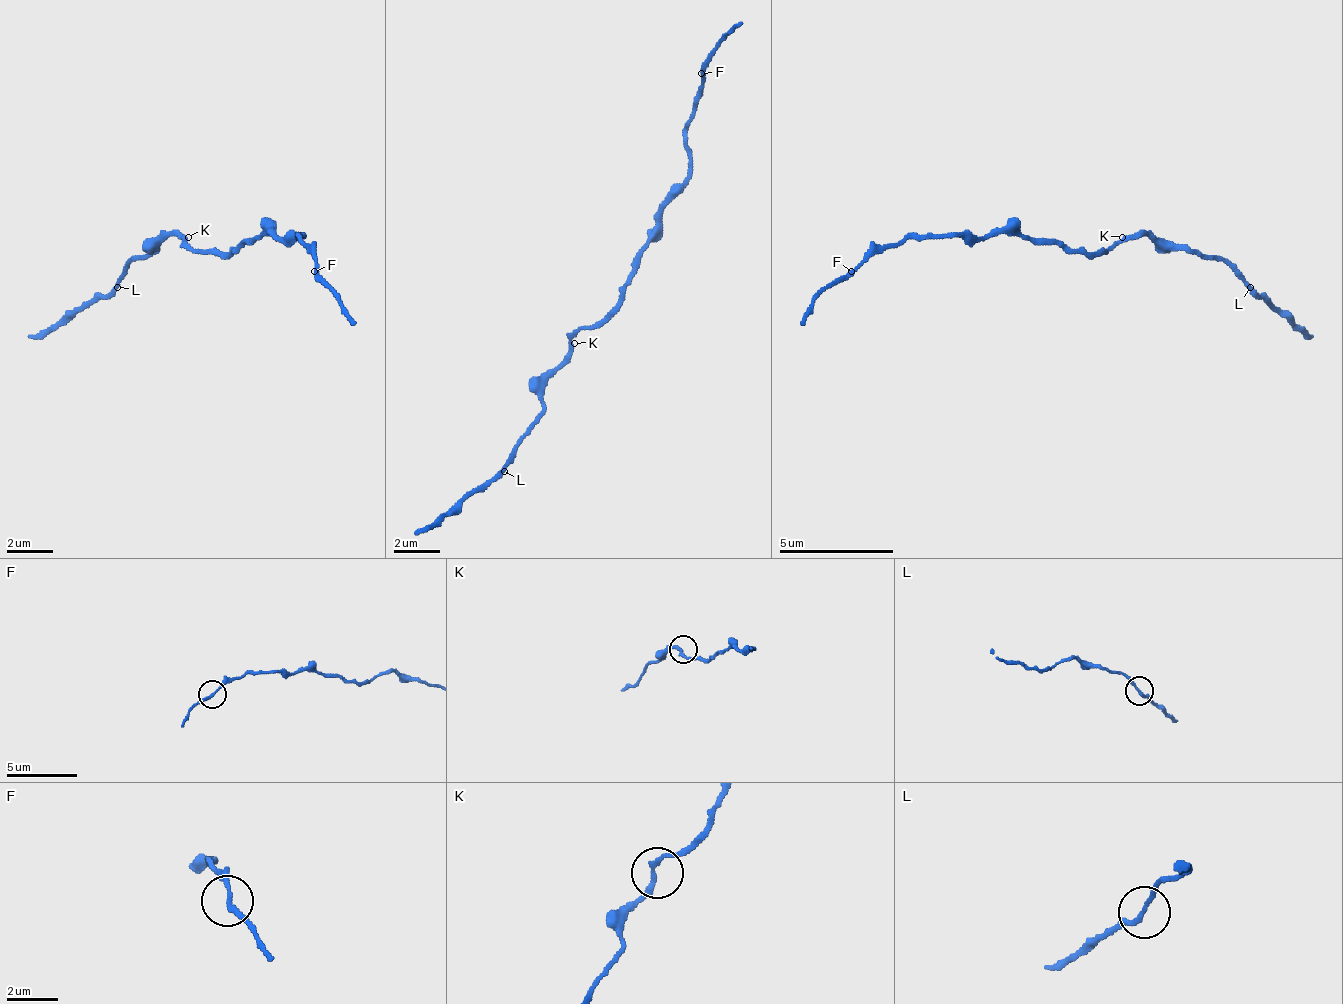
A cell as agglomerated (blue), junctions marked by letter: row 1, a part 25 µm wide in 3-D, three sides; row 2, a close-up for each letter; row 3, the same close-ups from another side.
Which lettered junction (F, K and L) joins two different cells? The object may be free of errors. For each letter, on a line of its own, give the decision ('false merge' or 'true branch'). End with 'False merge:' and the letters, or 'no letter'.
F: true branch
K: true branch
L: false merge
False merge: L

